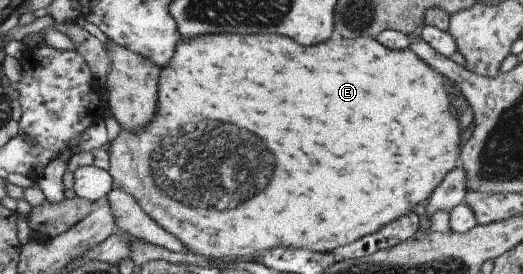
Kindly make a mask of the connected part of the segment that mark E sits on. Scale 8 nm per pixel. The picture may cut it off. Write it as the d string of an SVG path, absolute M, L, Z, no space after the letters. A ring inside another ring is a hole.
M216 34L188 41L181 38L181 44L177 47L171 66L162 70L159 81L159 113L156 114L154 122L148 124L144 130L132 132L120 128L118 138L112 144L110 174L114 176L115 188L120 188L136 198L142 210L158 226L198 255L220 258L242 256L246 252L262 254L266 250L275 250L282 246L328 253L334 248L348 246L364 236L376 234L388 224L414 213L418 204L424 200L429 201L432 194L442 185L444 178L458 165L461 150L460 135L463 131L460 128L459 112L453 105L452 94L449 93L449 84L439 71L429 66L412 50L389 50L374 38L356 38L356 40L332 38L320 46L304 48L298 42L292 42L292 38L278 34L260 34L260 36ZM260 184L268 184L268 186L260 190Z

